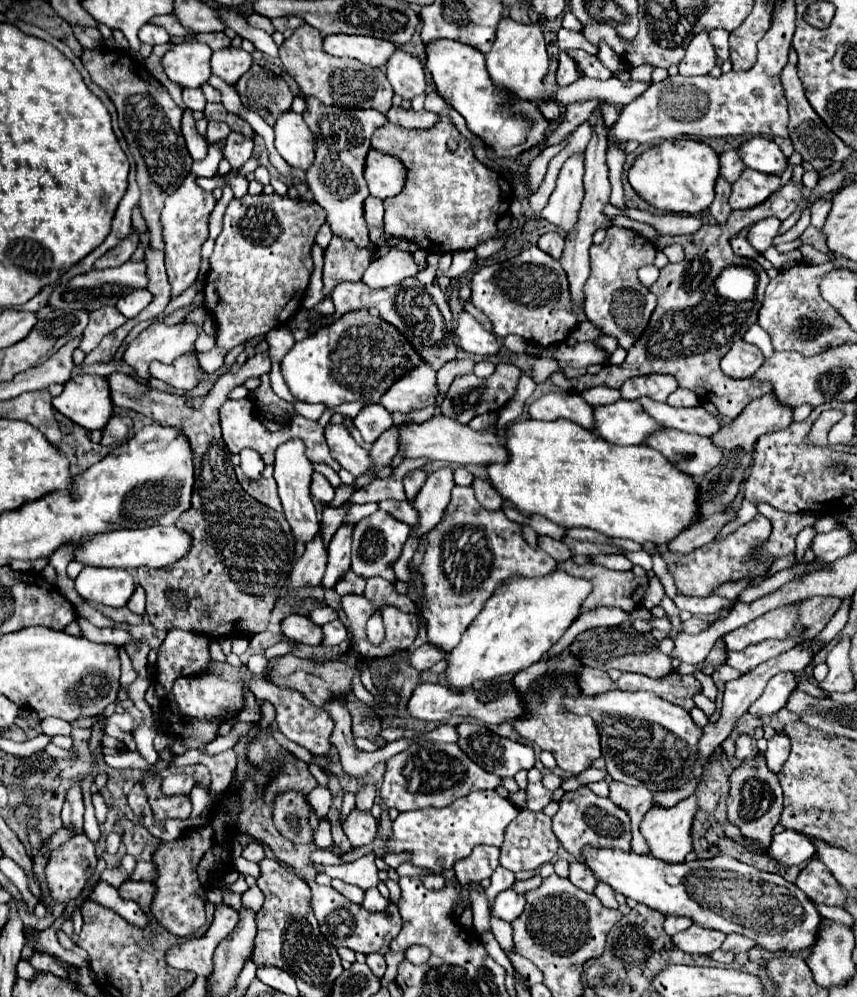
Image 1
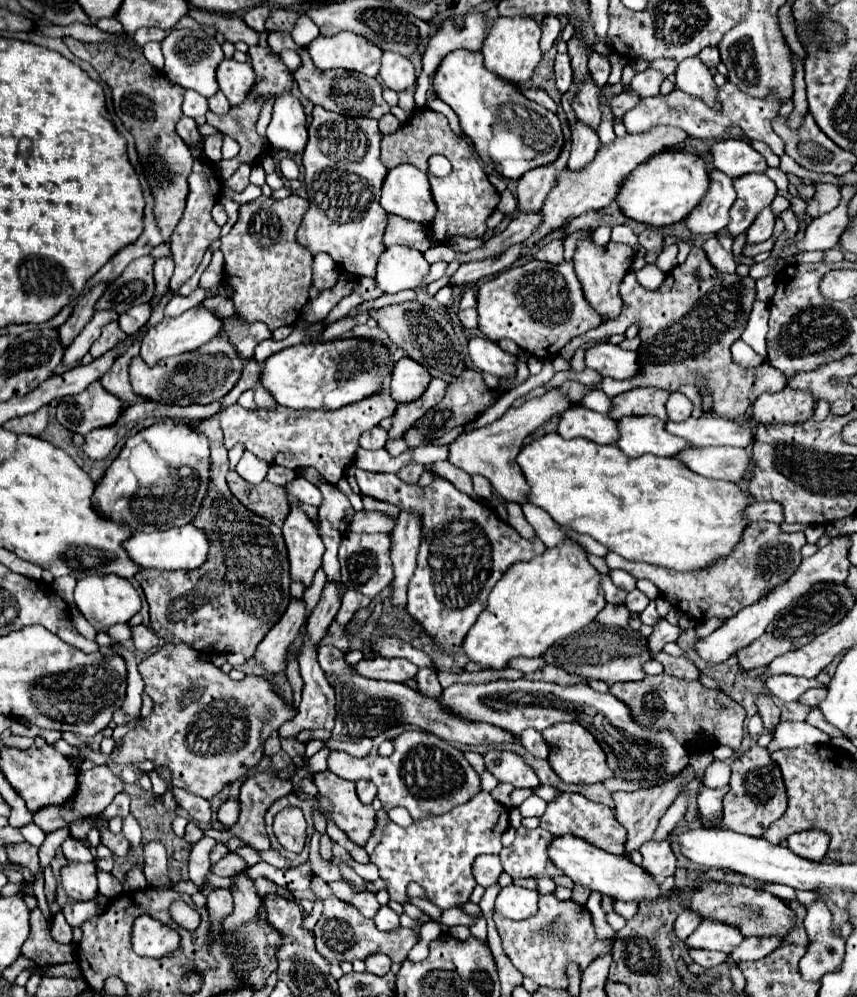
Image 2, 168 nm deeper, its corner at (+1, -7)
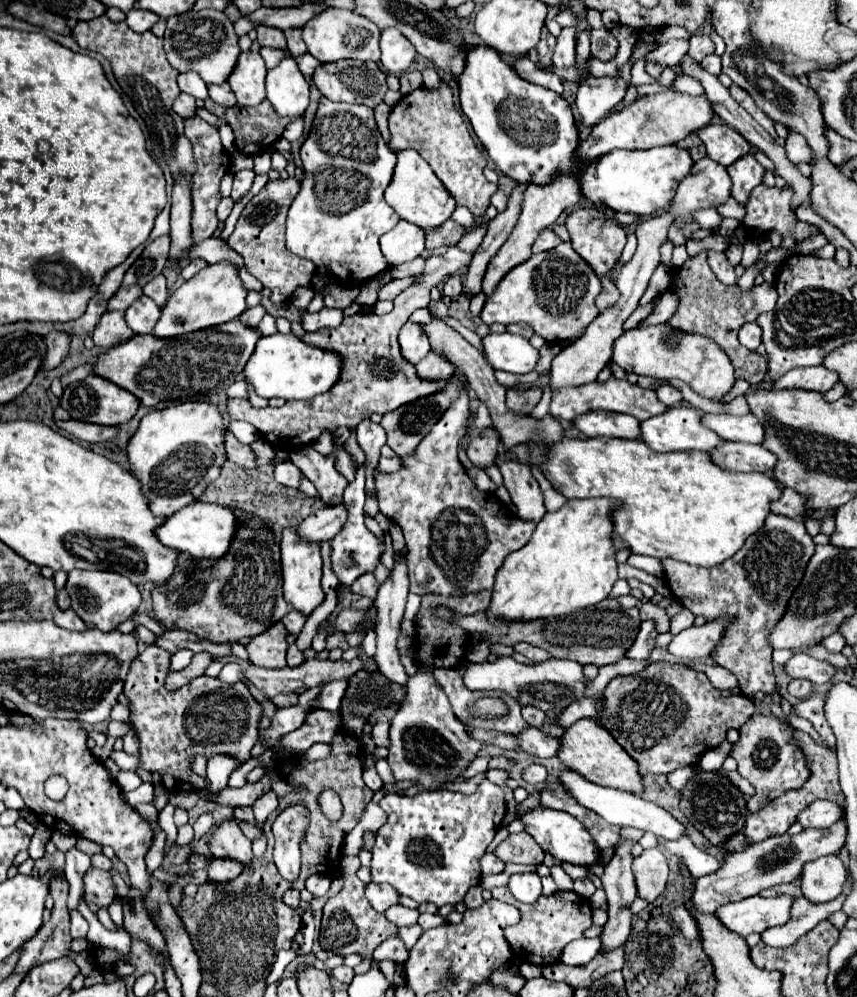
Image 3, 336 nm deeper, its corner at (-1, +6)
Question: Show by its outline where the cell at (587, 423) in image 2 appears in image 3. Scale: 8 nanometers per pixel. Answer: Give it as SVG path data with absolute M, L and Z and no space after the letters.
M592 411L580 415L574 425L586 437L622 437L622 439L638 439L640 421L636 417L626 417L622 413L610 411Z

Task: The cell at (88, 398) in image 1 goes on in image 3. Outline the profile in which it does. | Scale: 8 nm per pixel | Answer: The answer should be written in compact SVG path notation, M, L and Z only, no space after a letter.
M88 375L84 381L70 383L64 389L60 405L70 413L72 419L80 419L86 423L96 423L96 425L118 427L118 425L128 423L136 415L140 401L132 393L128 393L126 389L114 385L112 381L104 381L98 375Z

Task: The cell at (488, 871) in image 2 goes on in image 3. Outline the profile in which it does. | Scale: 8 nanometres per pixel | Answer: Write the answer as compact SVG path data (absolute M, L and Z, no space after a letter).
M486 853L480 859L480 865L482 865L482 875L496 875L504 871L504 863L496 857L496 853Z

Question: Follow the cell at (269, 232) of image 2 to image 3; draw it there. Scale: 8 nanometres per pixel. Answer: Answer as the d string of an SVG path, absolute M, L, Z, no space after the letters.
M294 177L268 181L264 185L264 189L246 203L246 207L242 209L242 215L240 215L232 235L226 241L236 253L240 253L244 257L246 269L258 281L262 281L262 285L266 289L272 291L270 299L274 303L286 303L292 297L296 287L310 285L310 279L312 279L314 269L316 269L312 261L304 261L300 257L294 257L286 249L286 243L284 243L286 213L288 213L290 203L294 201L298 191L300 191L300 183Z

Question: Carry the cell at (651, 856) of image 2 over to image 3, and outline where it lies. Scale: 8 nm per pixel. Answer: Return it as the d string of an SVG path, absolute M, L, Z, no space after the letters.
M648 849L638 859L634 859L634 879L636 879L636 897L654 903L668 879L668 863L662 849Z

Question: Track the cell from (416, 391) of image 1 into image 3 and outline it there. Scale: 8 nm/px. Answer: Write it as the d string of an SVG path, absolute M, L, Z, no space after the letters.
M406 321L400 329L400 347L402 347L402 355L412 365L416 365L422 357L426 357L430 351L430 341L428 341L422 325Z

